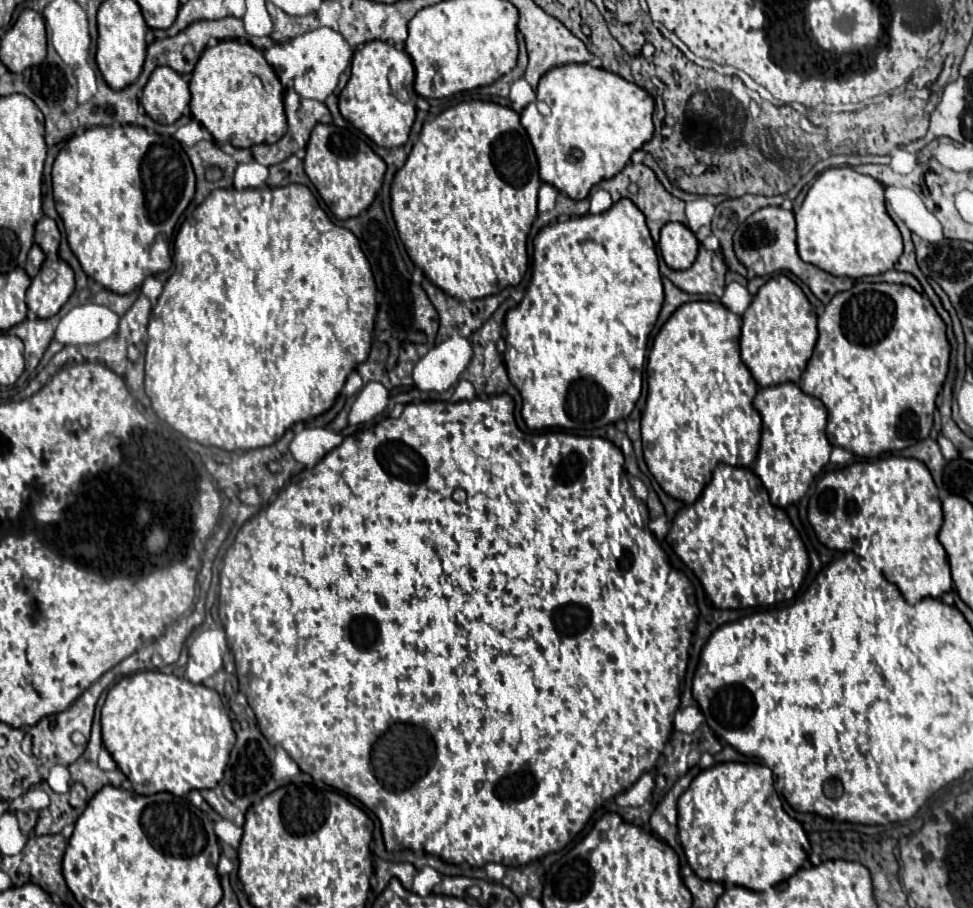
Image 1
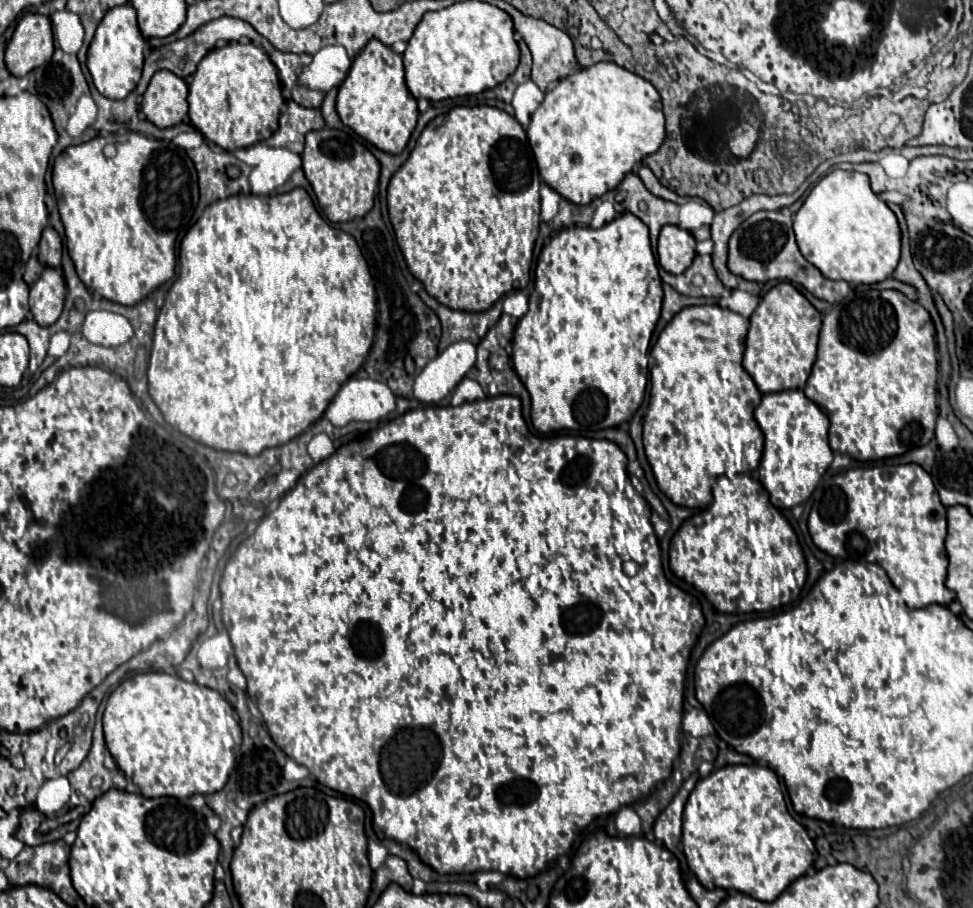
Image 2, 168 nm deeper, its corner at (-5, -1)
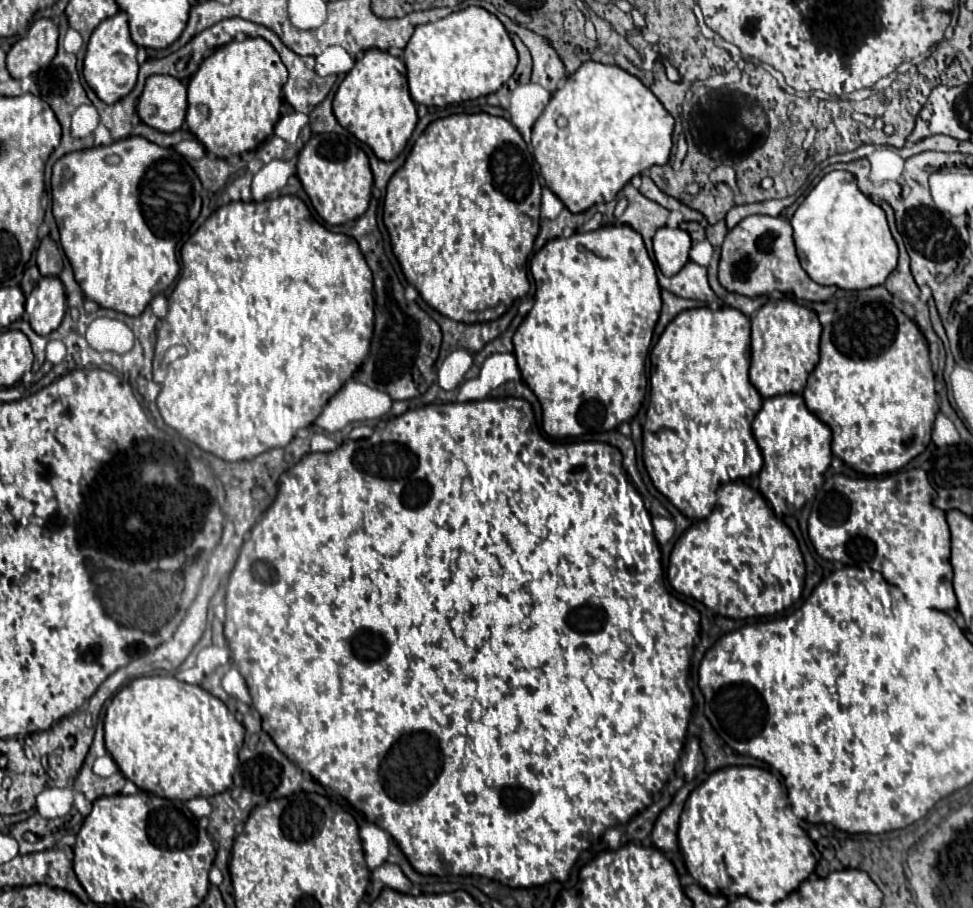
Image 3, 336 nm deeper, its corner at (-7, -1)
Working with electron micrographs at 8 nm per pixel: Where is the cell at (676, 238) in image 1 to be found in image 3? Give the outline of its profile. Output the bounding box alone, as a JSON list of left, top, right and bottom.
[654,226,690,274]

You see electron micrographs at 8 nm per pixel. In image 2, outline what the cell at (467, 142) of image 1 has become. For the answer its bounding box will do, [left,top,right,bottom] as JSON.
[388,106,540,312]

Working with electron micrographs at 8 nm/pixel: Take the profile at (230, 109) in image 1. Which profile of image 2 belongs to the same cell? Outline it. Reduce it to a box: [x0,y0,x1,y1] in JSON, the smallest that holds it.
[188,42,284,150]

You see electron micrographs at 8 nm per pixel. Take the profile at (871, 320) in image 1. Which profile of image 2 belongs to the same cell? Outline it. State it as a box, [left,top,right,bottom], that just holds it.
[804,290,938,460]

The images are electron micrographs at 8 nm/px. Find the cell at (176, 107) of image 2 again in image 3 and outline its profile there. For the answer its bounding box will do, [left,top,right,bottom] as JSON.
[136,76,186,134]

